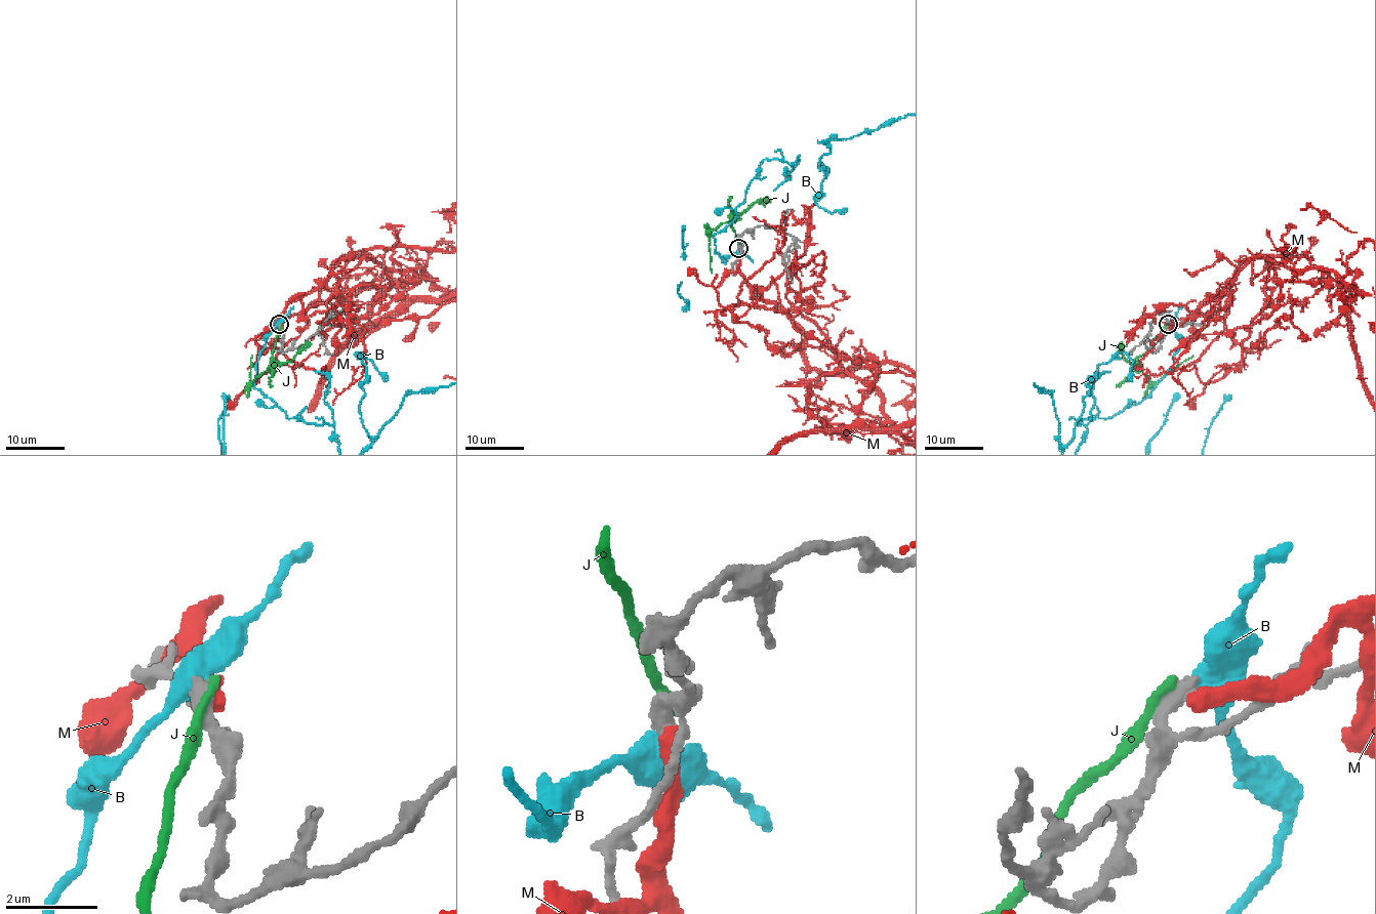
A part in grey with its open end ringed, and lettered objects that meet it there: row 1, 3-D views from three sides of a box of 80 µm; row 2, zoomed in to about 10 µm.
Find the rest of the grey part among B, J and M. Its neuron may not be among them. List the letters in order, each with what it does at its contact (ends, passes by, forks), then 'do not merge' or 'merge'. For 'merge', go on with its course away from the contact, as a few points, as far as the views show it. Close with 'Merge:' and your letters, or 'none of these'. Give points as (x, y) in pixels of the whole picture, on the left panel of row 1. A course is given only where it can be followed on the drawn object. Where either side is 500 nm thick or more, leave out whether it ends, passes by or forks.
B: do not merge
J: it ends | do not merge
M: it ends | do not merge
Merge: none of these

